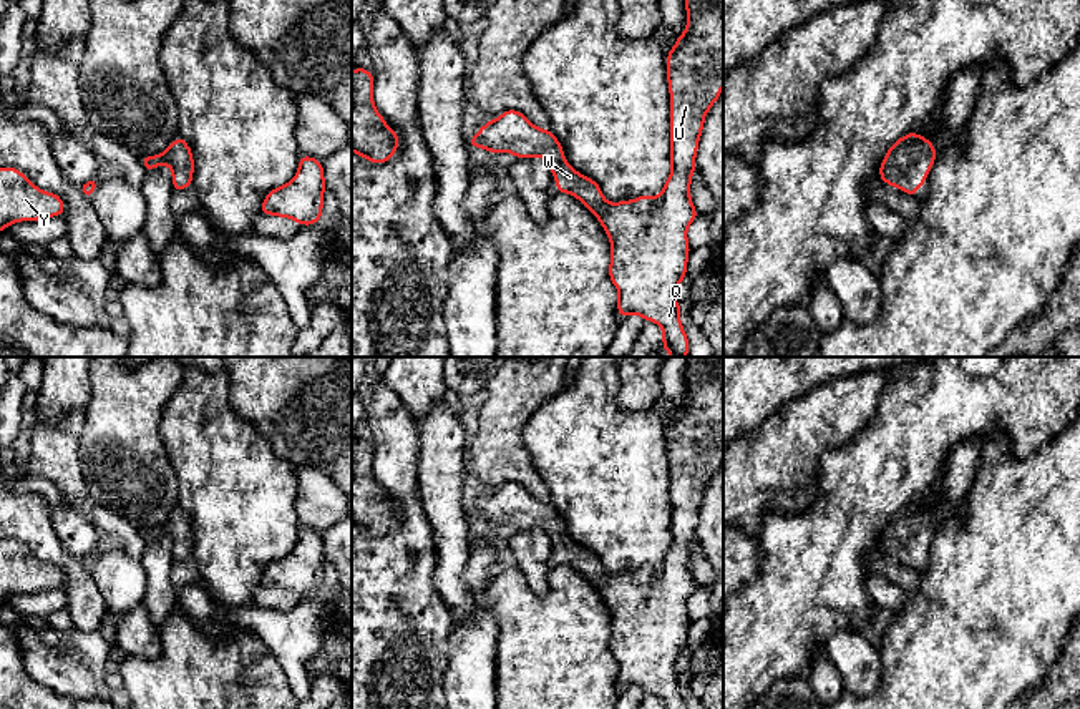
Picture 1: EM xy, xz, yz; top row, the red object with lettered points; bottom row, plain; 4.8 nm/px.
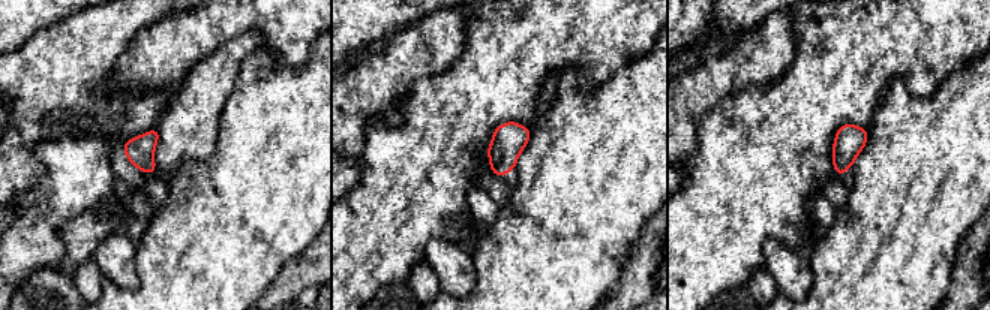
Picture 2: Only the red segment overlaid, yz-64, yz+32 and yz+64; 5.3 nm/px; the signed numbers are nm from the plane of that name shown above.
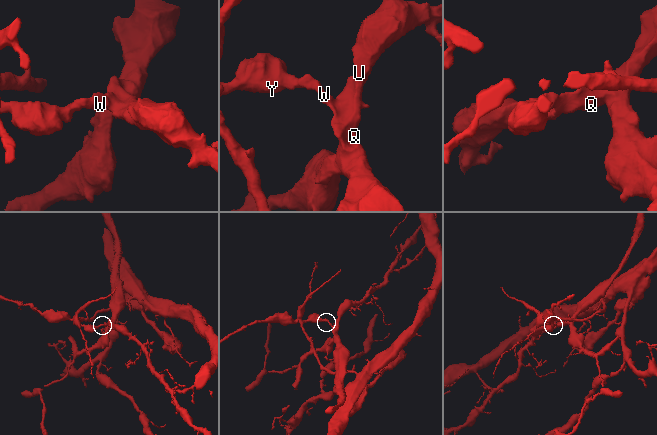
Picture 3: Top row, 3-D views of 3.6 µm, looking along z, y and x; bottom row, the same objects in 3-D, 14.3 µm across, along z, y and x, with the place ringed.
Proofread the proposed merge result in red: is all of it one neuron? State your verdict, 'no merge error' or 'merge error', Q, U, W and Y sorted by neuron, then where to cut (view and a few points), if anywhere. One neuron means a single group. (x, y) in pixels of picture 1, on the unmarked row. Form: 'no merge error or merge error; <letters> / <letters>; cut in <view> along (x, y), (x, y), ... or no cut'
merge error; Q U W / Y; cut in yz along (896, 517), (906, 532), (898, 540), (898, 555), (895, 558)

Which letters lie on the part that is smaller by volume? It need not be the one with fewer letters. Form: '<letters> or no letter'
Q, U, W

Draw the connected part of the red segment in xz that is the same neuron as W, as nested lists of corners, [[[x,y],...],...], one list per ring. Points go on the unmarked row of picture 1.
[[[688,357],[685,367],[687,400],[667,425],[670,463],[670,535],[672,543],[662,566],[639,568],[632,573],[607,575],[601,558],[569,538],[566,530],[549,535],[557,565],[577,570],[602,596],[611,613],[609,649],[619,663],[619,689],[639,686],[642,692],[660,697],[664,709],[687,709],[680,696],[682,679],[675,663],[685,651],[690,618],[687,601],[698,584],[690,570],[695,526],[703,503],[703,491],[722,468],[723,457],[723,357]]]

